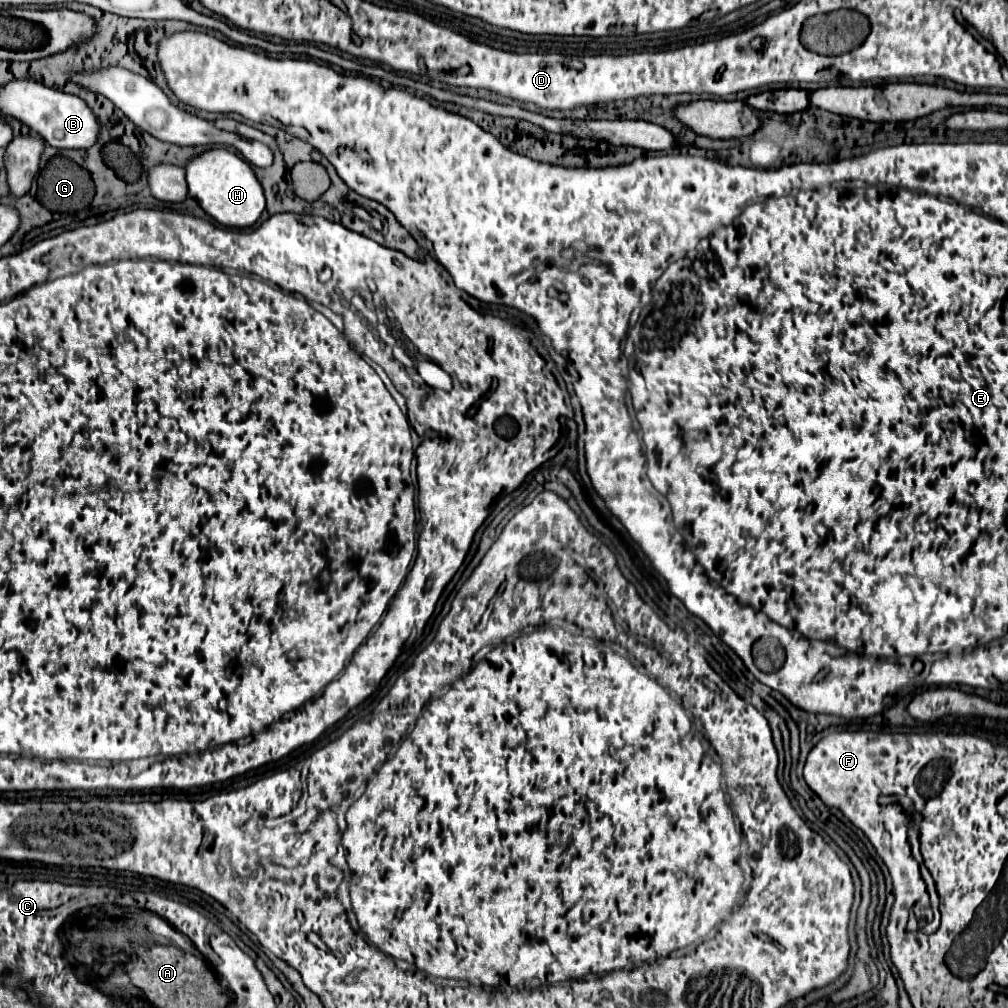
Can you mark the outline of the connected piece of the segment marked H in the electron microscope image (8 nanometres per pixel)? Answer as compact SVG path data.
M212 148L190 160L186 164L186 182L190 196L196 198L200 208L222 226L248 228L256 224L266 206L262 186L256 180L252 168L226 148Z

